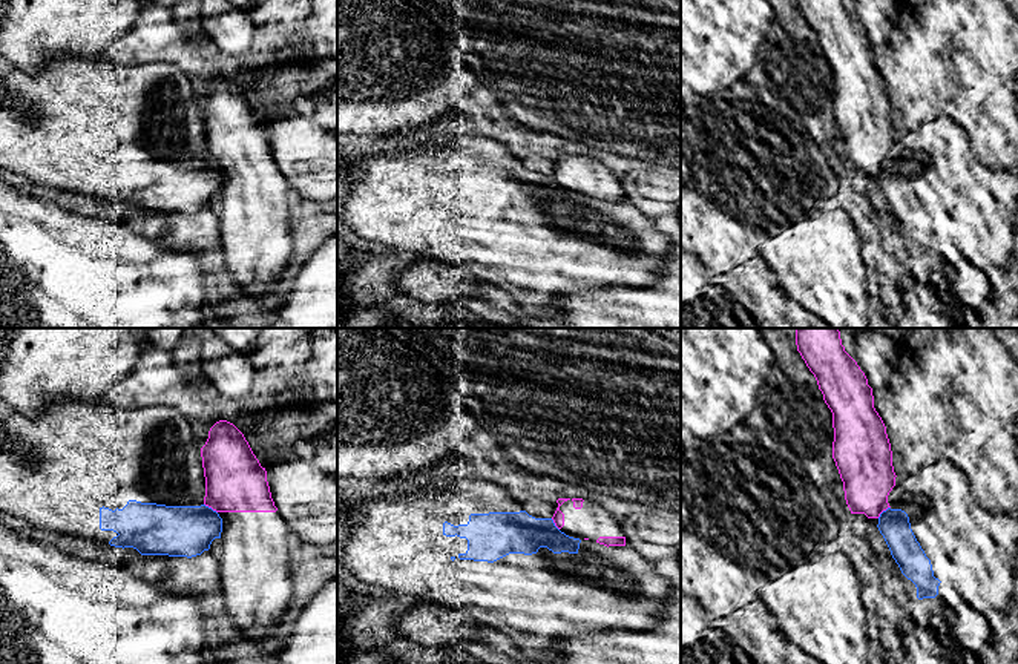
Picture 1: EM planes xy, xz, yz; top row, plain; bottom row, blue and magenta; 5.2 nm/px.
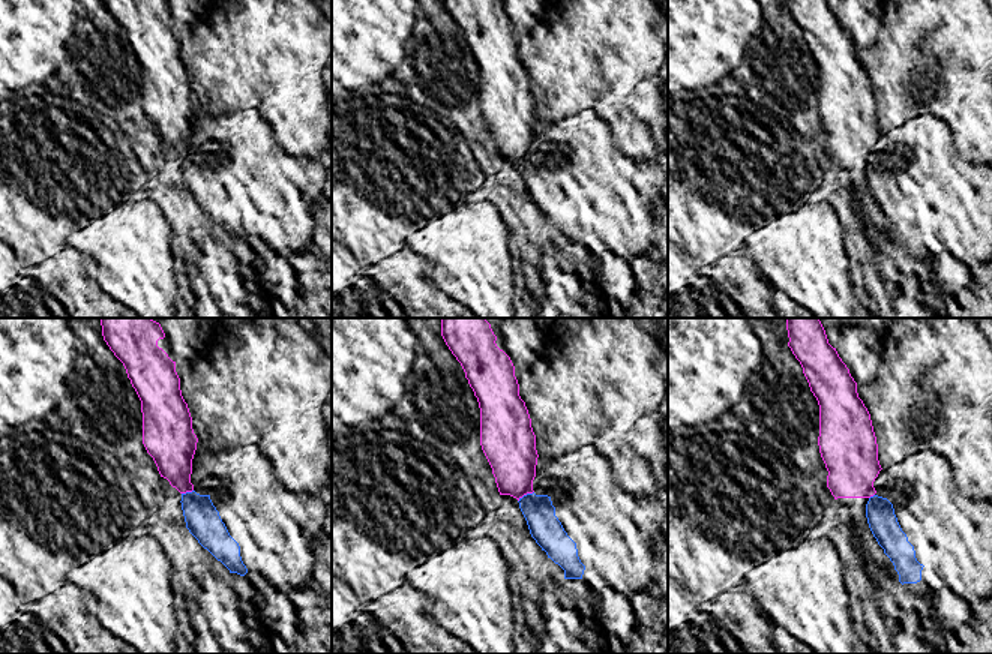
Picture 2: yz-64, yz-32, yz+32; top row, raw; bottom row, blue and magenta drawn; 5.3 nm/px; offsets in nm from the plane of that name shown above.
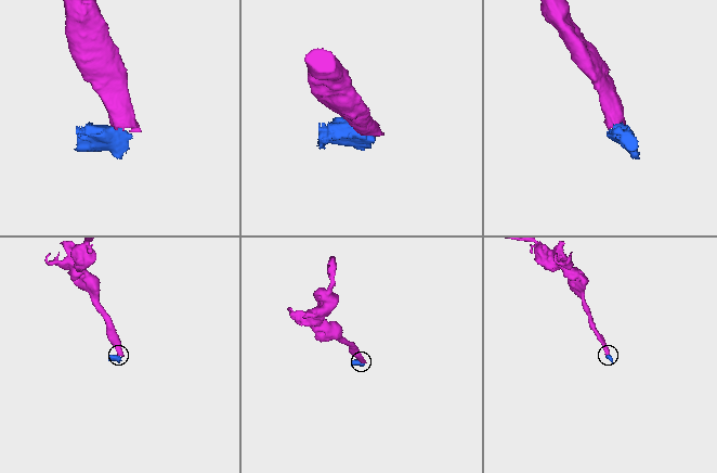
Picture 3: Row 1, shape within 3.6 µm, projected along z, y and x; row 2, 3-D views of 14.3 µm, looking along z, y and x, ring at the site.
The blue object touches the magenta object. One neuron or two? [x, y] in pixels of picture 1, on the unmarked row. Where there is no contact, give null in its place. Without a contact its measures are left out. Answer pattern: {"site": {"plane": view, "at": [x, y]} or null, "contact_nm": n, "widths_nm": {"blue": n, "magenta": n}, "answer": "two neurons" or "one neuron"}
{"site": {"plane": "yz", "at": [883, 167]}, "contact_nm": 90, "widths_nm": {"blue": 160, "magenta": 280}, "answer": "two neurons"}

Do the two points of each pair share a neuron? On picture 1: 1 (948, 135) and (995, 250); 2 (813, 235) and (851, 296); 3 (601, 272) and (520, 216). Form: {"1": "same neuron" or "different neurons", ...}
{"1": "same neuron", "2": "same neuron", "3": "same neuron"}

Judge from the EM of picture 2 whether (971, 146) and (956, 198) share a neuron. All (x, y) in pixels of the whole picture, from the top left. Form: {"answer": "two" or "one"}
{"answer": "two"}

